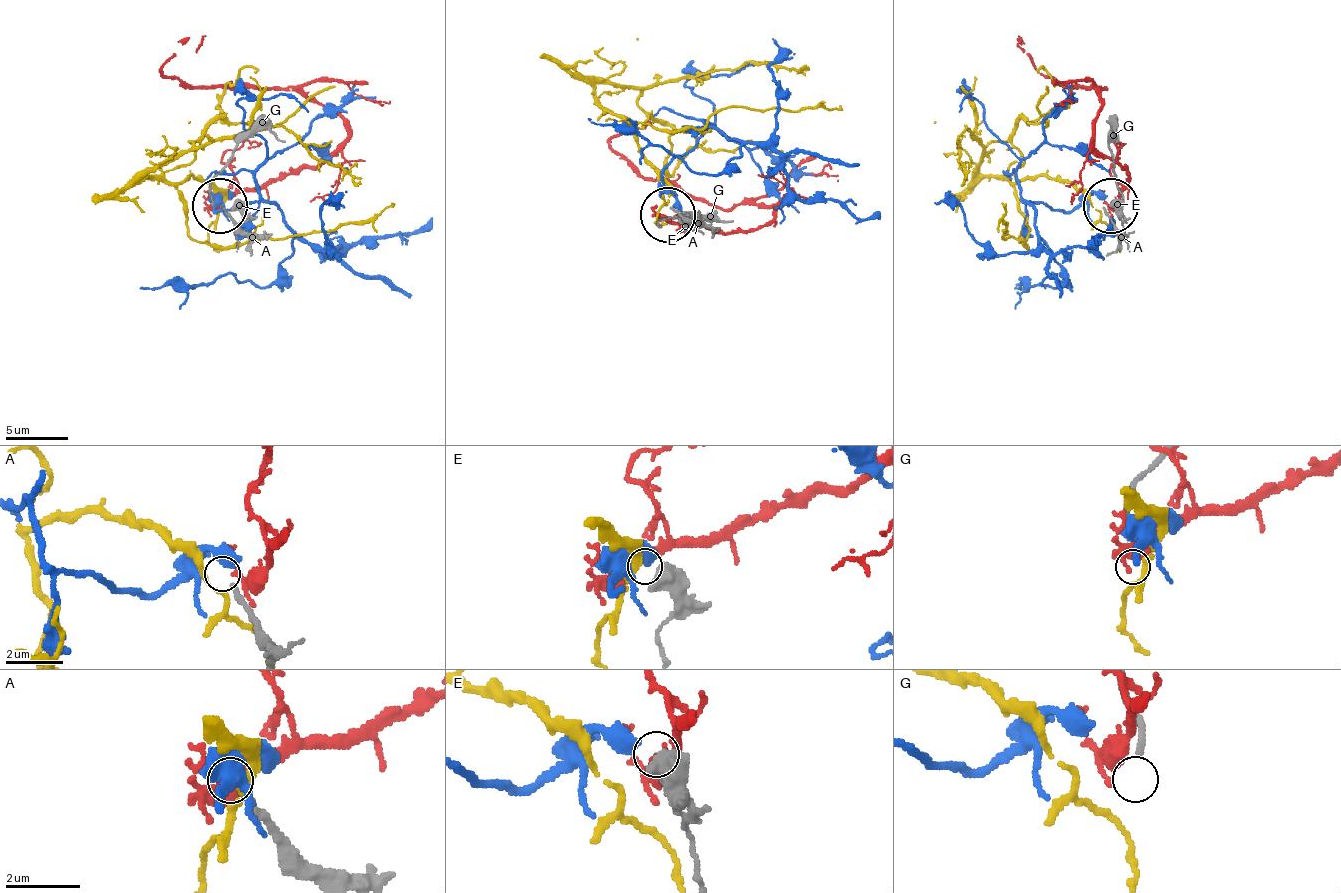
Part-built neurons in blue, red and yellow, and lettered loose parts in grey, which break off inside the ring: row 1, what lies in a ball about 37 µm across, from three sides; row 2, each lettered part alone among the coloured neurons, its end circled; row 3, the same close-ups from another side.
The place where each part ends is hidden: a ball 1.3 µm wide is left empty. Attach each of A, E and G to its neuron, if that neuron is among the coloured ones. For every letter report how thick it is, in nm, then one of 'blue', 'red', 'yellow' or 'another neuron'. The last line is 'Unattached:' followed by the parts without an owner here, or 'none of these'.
A: 200 nm thick; another neuron
E: 650 nm thick; blue
G: 180 nm thick; another neuron
Unattached: A, G

